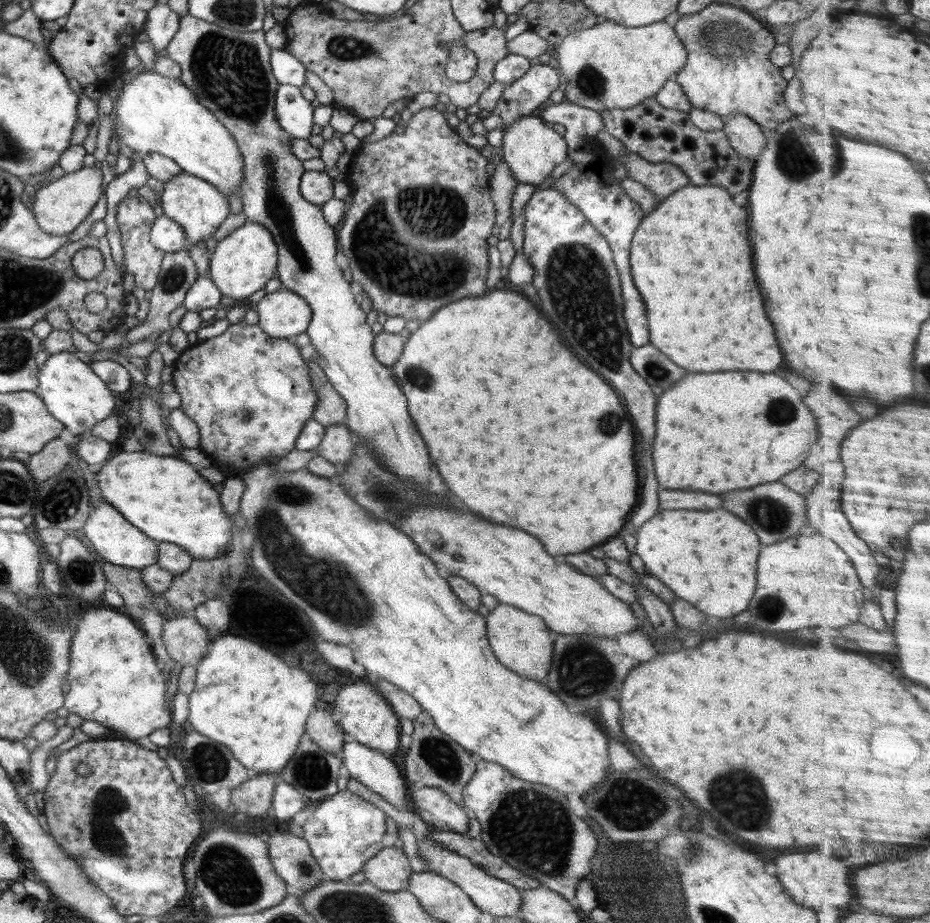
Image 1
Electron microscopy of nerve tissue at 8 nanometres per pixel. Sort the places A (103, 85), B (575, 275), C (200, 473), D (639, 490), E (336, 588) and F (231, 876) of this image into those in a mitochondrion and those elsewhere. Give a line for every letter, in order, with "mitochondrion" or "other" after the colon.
A: other
B: mitochondrion
C: other
D: other
E: mitochondrion
F: mitochondrion

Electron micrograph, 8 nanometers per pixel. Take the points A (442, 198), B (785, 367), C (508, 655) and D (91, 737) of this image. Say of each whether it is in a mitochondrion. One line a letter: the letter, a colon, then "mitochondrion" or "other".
A: mitochondrion
B: other
C: other
D: other

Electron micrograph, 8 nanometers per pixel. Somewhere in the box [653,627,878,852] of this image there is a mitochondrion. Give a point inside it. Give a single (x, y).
(740, 801)

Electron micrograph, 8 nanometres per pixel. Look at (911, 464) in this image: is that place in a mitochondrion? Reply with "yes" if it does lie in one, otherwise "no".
no

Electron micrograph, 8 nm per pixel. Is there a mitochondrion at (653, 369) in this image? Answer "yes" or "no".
yes

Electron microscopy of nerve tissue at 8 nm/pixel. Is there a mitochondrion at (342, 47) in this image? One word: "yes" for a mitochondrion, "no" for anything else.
yes

